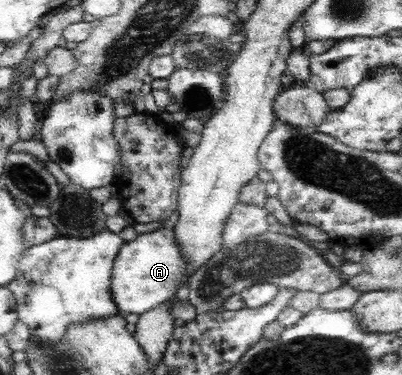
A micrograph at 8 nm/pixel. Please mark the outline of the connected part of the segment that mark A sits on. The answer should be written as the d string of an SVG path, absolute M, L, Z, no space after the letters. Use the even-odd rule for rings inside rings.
M158 229L140 233L135 240L121 245L112 268L111 295L121 314L141 315L175 296L188 281L186 260L182 257L174 229Z

